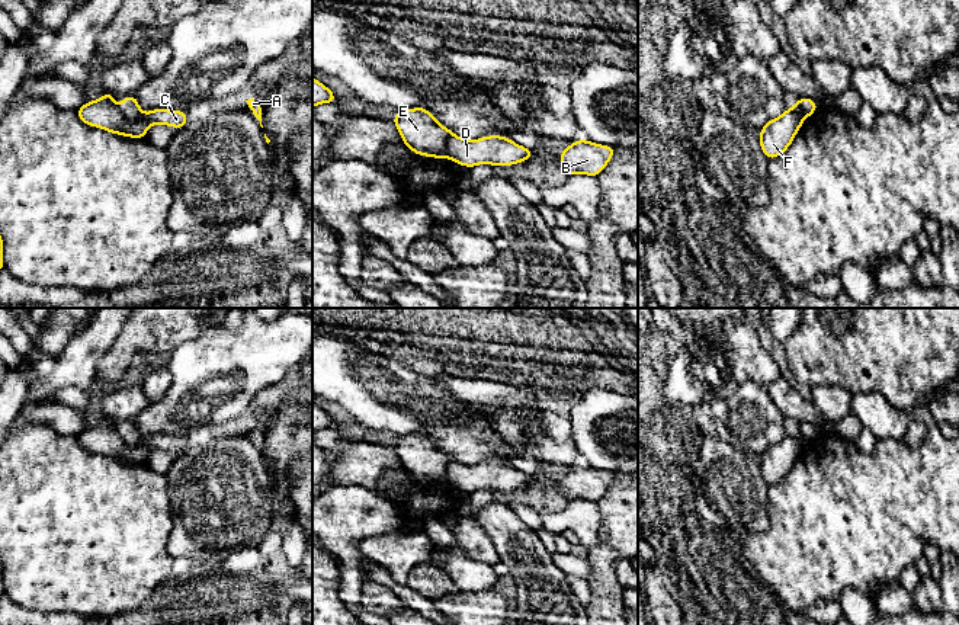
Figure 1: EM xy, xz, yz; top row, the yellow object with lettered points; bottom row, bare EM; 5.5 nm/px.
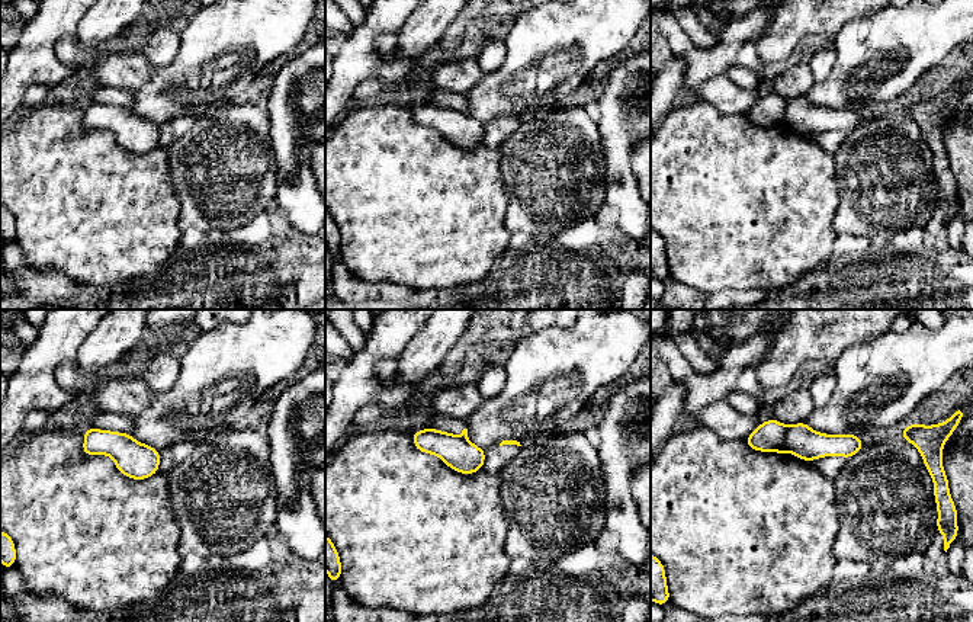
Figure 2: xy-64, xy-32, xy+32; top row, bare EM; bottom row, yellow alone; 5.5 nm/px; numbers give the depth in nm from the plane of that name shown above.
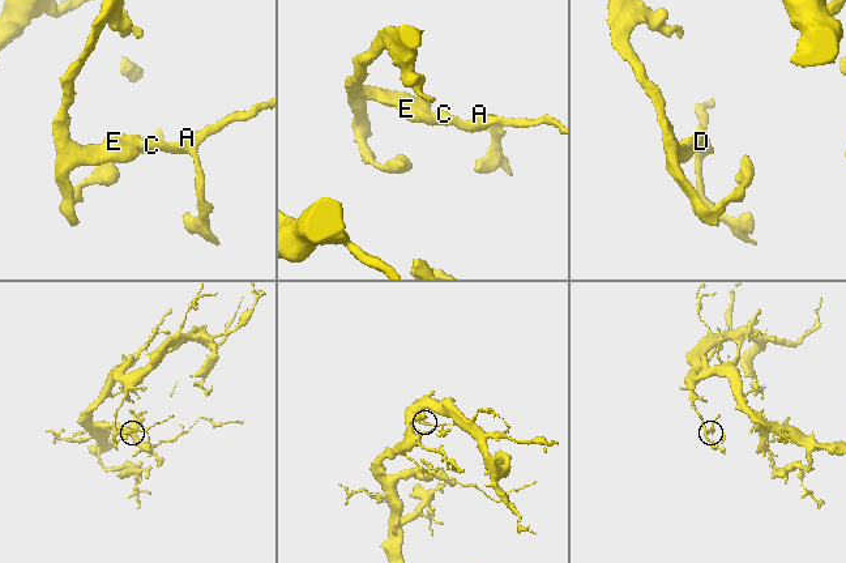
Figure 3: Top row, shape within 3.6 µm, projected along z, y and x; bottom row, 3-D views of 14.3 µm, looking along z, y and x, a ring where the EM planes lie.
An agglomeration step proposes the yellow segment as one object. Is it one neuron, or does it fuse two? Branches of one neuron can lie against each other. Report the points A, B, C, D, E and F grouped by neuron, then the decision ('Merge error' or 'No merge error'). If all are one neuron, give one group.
Groups: A B C D / E F. Merge error

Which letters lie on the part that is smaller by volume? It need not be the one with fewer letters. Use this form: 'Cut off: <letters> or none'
Cut off: A, B, C, D

